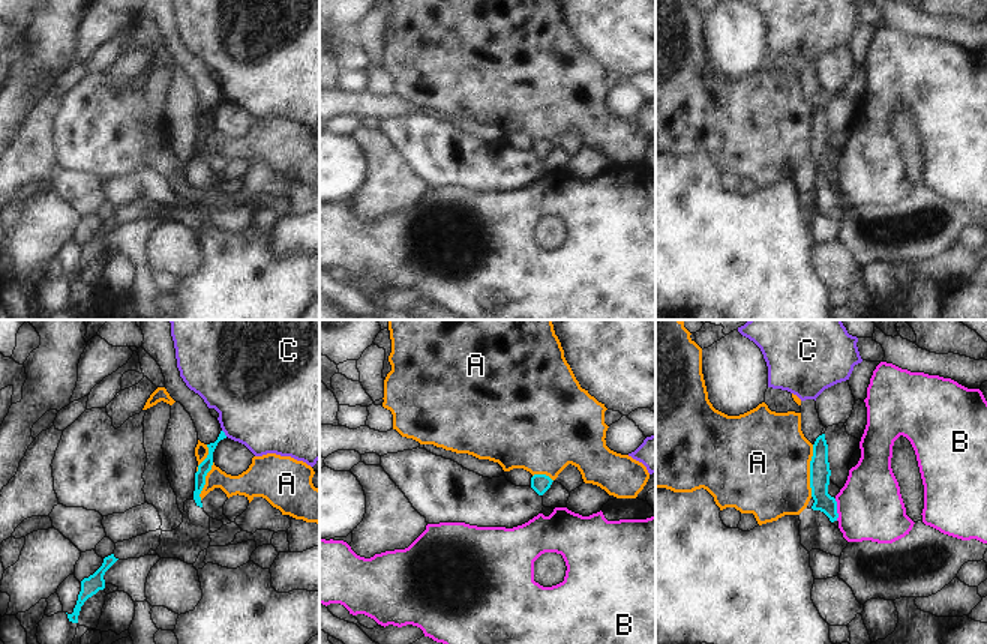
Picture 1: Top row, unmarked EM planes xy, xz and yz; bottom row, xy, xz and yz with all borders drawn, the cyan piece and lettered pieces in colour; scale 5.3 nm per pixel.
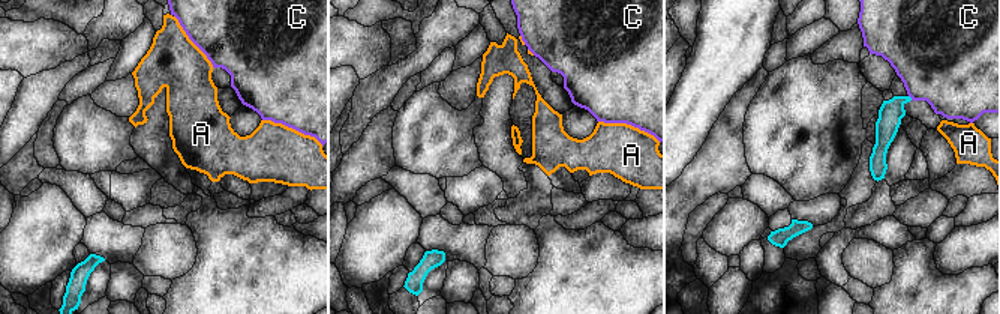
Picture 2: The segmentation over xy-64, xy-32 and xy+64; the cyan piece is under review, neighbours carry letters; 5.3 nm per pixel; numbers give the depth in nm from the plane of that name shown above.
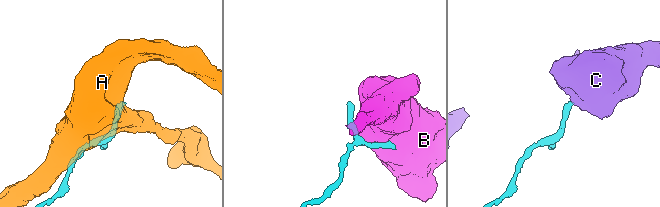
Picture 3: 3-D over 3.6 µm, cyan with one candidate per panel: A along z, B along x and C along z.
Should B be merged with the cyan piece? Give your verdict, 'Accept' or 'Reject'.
Reject.

